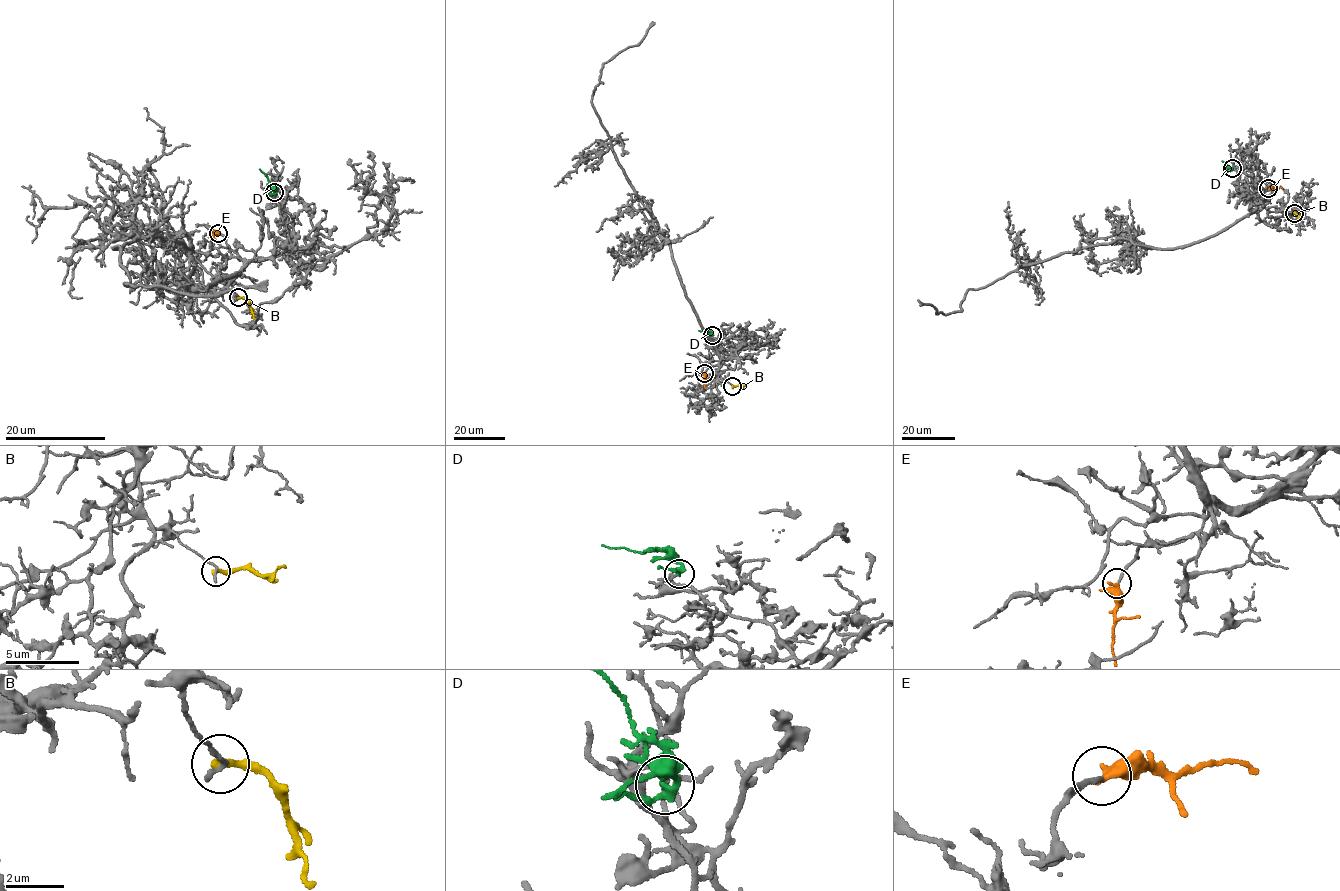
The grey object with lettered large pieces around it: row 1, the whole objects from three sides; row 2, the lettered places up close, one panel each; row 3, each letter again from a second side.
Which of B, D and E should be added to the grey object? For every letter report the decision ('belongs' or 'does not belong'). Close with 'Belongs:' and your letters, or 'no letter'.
B: does not belong
D: does not belong
E: belongs
Belongs: E

